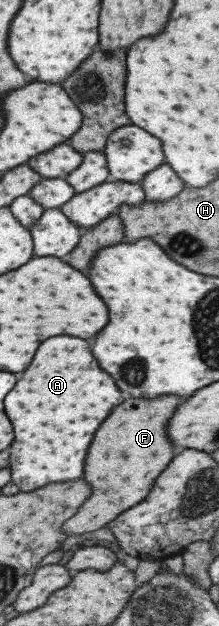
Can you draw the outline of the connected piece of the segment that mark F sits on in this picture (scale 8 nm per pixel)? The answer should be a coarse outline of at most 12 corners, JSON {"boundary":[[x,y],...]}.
{"boundary":[[127,399],[95,433],[93,493],[63,533],[93,533],[147,497],[175,455],[179,399]]}

